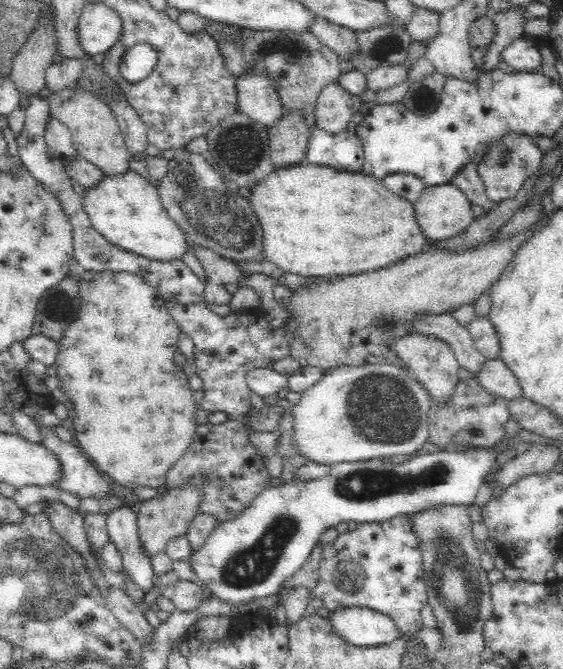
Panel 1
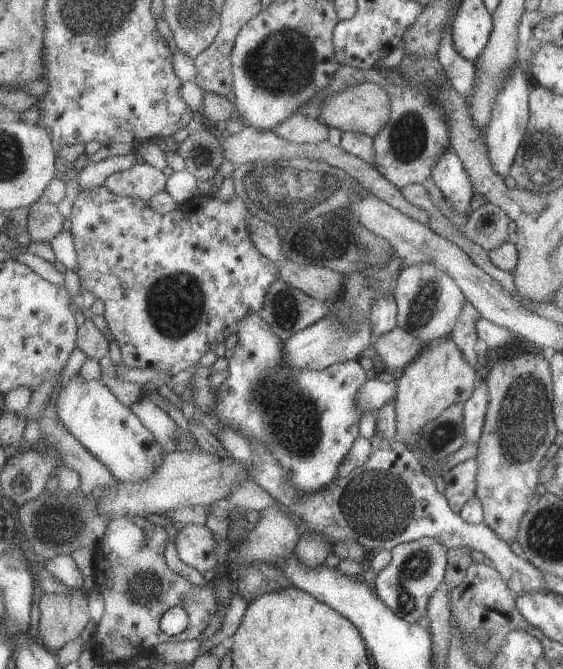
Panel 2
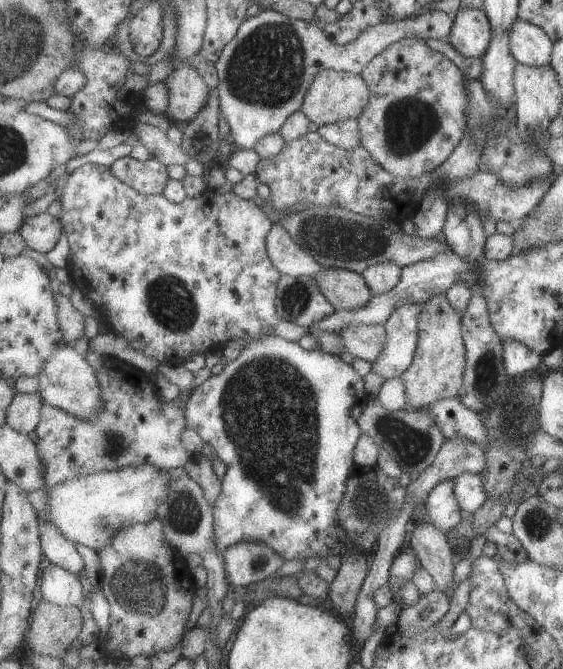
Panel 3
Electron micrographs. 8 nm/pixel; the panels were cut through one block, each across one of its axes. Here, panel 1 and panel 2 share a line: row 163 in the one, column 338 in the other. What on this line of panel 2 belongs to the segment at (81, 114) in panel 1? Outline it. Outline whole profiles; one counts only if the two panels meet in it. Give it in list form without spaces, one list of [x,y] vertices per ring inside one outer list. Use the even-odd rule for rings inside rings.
[[[365,82],[357,86],[349,86],[343,92],[331,94],[323,106],[321,106],[321,119],[331,128],[338,128],[340,131],[361,132],[377,138],[379,132],[389,124],[391,120],[391,103],[389,92],[384,86],[375,83]]]

